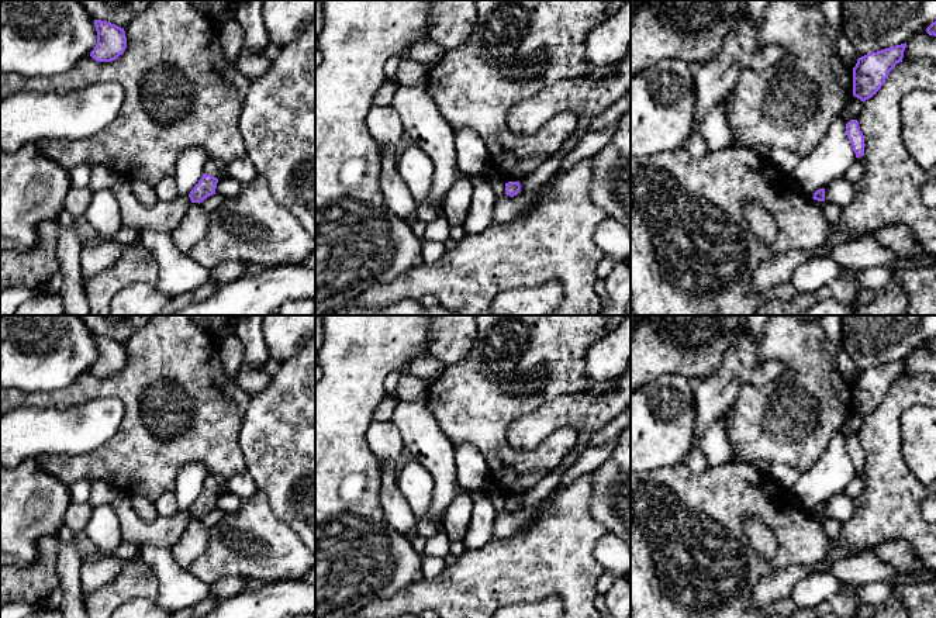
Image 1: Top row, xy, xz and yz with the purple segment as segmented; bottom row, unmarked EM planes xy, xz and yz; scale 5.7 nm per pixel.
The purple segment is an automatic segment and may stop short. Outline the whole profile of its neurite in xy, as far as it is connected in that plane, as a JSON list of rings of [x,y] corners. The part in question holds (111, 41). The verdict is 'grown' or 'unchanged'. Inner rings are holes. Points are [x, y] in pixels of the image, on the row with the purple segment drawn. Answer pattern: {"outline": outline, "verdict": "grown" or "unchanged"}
{"outline": [[[94,20],[94,27],[97,31],[97,44],[90,52],[94,61],[111,62],[124,53],[127,48],[124,28],[101,20]]], "verdict": "unchanged"}

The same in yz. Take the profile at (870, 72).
{"outline": [[[906,42],[859,58],[853,68],[853,96],[863,103],[873,97],[895,65],[902,62],[905,48]]], "verdict": "unchanged"}

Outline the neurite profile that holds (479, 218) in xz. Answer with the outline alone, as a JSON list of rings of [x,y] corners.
[[[477,177],[473,182],[473,198],[463,224],[469,235],[481,234],[491,227],[497,198],[486,177]]]

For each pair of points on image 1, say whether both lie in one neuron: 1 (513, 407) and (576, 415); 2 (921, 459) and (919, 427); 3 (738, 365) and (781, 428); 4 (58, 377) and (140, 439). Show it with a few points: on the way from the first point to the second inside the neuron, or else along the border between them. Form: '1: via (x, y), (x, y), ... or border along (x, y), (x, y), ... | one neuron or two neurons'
1: border along (562, 394), (517, 418), (507, 431) | two neurons
2: via (921, 451), (921, 435) | one neuron
3: border along (748, 383), (739, 387), (736, 399), (728, 410) | two neurons
4: border along (89, 369), (83, 370), (64, 387), (35, 392) | two neurons

